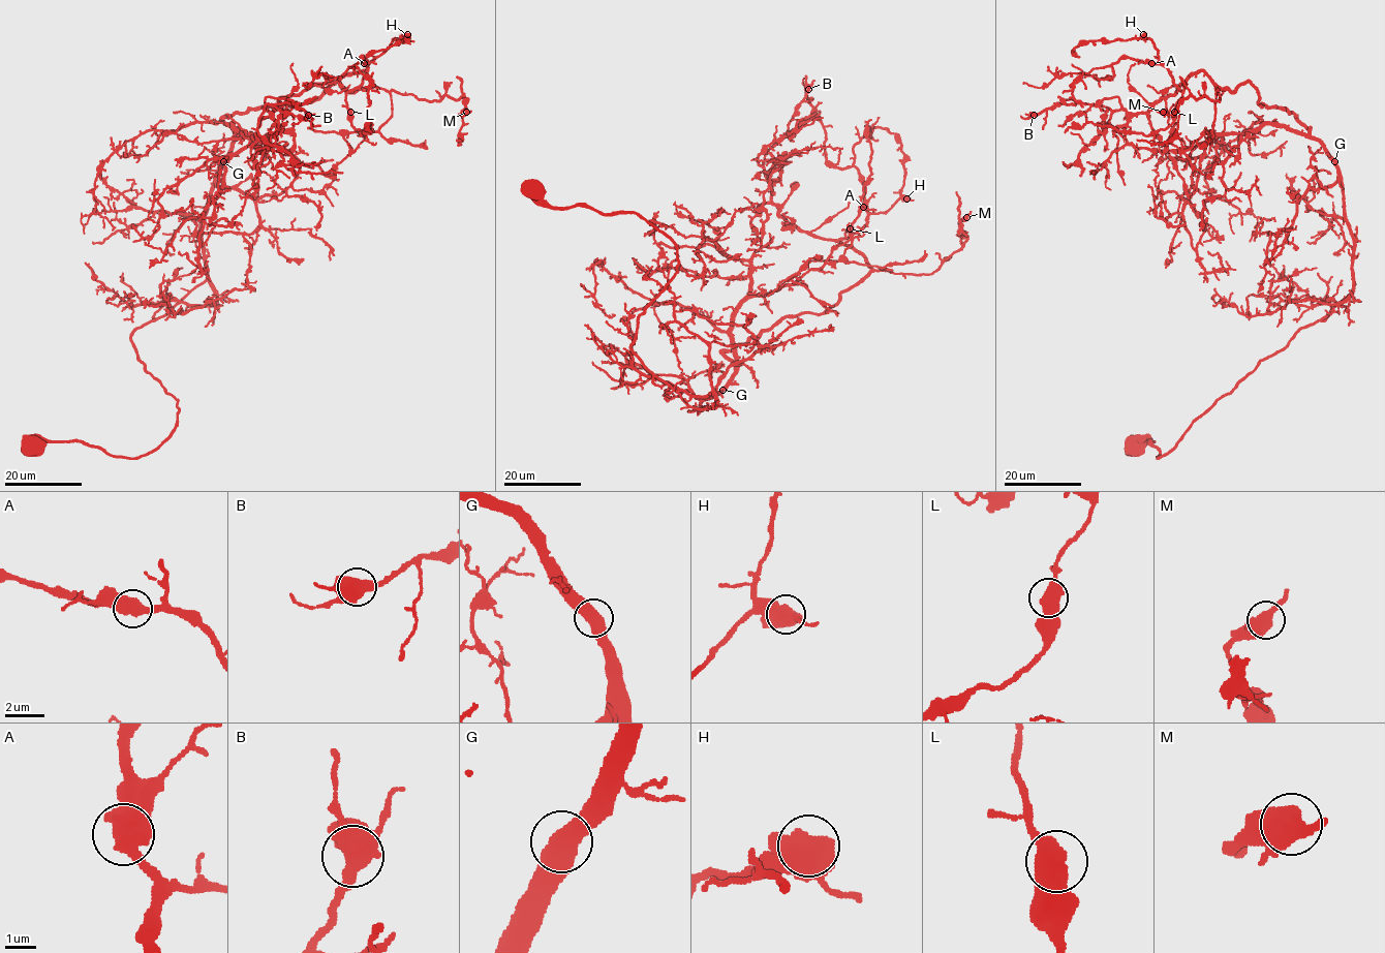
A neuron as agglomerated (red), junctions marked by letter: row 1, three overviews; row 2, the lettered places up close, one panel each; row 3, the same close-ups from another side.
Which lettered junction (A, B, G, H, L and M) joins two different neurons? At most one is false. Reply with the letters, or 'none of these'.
none of these

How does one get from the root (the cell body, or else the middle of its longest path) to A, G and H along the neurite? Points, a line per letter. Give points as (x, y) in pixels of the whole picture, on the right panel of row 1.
A: (1132, 446), (1166, 454), (1354, 284), (1340, 173), (1311, 129), (1249, 82), (1198, 71), (1180, 90), (1151, 63)
G: (1132, 446), (1151, 440), (1158, 458), (1166, 454), (1261, 360), (1282, 350), (1352, 289), (1353, 238), (1334, 161)
H: (1132, 446), (1166, 454), (1354, 284), (1340, 173), (1311, 129), (1249, 82), (1198, 71), (1180, 90), (1143, 34)

